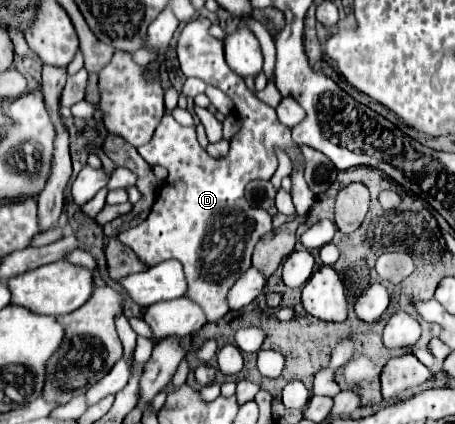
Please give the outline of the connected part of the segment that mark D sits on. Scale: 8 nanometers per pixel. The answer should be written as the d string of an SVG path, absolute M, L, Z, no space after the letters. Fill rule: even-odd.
M195 18L191 22L185 24L185 28L181 30L179 34L179 40L177 40L177 58L179 58L179 66L181 66L181 72L185 76L195 76L195 78L201 78L203 82L211 84L211 86L217 86L221 88L231 100L233 100L233 112L235 116L241 120L241 128L239 132L231 138L231 150L225 158L213 158L209 156L197 142L187 142L187 152L181 160L177 160L177 168L175 164L167 164L167 170L169 170L169 176L149 212L149 216L137 224L135 228L129 228L125 232L119 232L117 234L117 240L125 246L129 246L139 258L143 258L143 264L147 268L159 264L159 262L165 262L165 260L179 260L183 264L183 270L185 270L185 280L187 280L187 294L185 298L191 298L195 304L199 304L207 316L209 322L215 322L219 318L223 318L227 312L229 312L229 306L227 306L227 290L235 284L235 280L251 268L251 254L253 254L253 248L255 244L259 242L259 238L267 232L263 232L263 226L259 224L261 218L257 214L257 218L253 218L257 222L257 226L233 226L233 220L231 216L237 214L237 212L231 212L231 210L239 210L241 204L243 204L243 190L247 186L249 180L255 180L255 178L269 178L275 174L277 170L277 154L275 150L277 148L283 149L287 155L292 158L292 162L296 164L301 160L301 151L297 144L294 143L291 137L291 129L285 128L279 120L277 120L277 114L271 106L267 106L265 102L261 102L243 82L243 78L239 78L235 72L231 72L231 68L227 66L225 62L225 56L223 56L223 42L213 38L209 34L209 26L211 22L207 18Z

